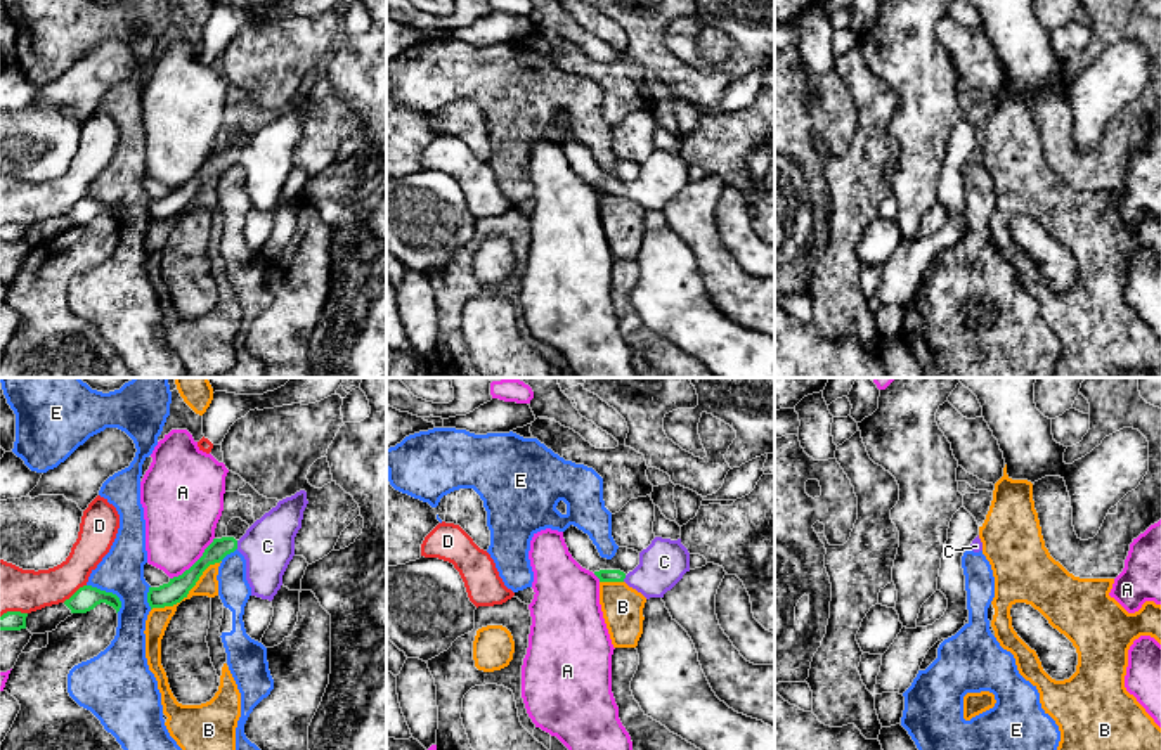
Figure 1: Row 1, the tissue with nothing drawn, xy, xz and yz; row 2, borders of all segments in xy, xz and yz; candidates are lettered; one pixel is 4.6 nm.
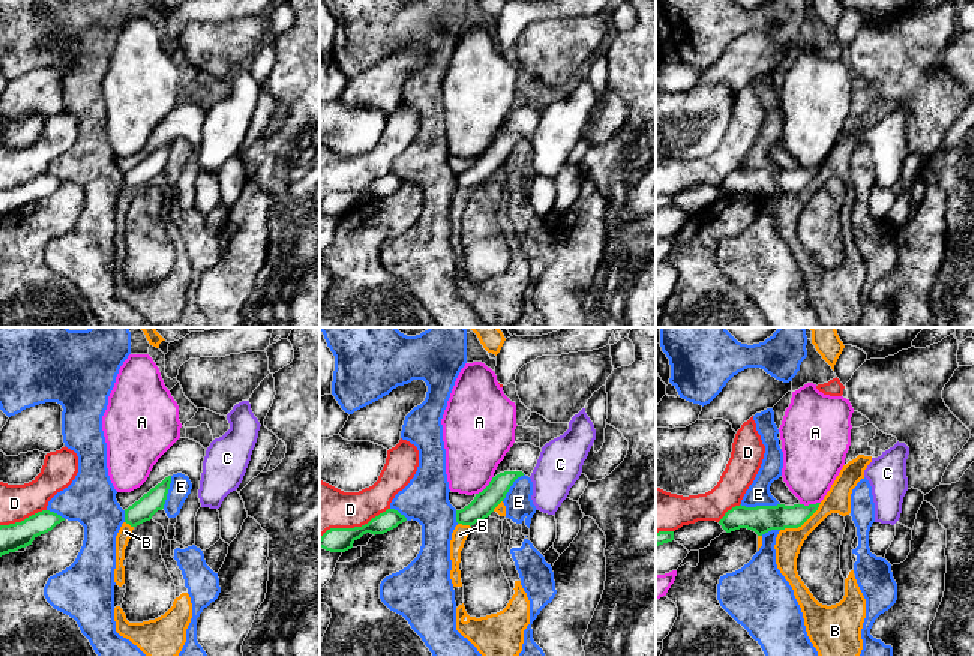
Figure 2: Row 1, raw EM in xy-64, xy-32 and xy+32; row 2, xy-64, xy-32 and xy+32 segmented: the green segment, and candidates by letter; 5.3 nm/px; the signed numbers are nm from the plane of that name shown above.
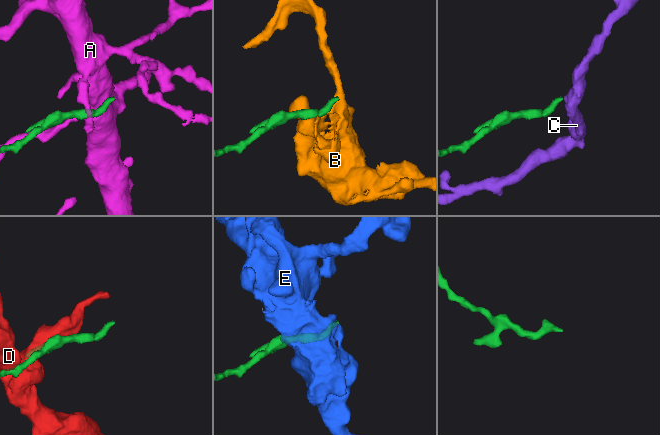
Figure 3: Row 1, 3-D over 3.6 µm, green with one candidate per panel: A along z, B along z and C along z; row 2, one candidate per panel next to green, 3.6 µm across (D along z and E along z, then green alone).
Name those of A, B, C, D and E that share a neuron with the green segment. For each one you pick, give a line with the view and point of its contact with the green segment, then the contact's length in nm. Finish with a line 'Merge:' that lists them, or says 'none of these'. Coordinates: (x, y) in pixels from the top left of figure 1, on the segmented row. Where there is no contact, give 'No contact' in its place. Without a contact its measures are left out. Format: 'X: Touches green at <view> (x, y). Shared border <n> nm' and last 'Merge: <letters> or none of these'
C: Touches green at xy (236, 544). Shared border 40 nm
Merge: C

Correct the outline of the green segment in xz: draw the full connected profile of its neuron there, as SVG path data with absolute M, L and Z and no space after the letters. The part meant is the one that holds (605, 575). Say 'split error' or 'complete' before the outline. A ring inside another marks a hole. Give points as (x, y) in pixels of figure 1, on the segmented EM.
split error | M655 537L652 544L639 553L639 565L627 575L620 570L600 570L594 572L594 575L600 582L626 582L650 599L664 598L686 572L690 572L690 553L681 544L681 539Z

